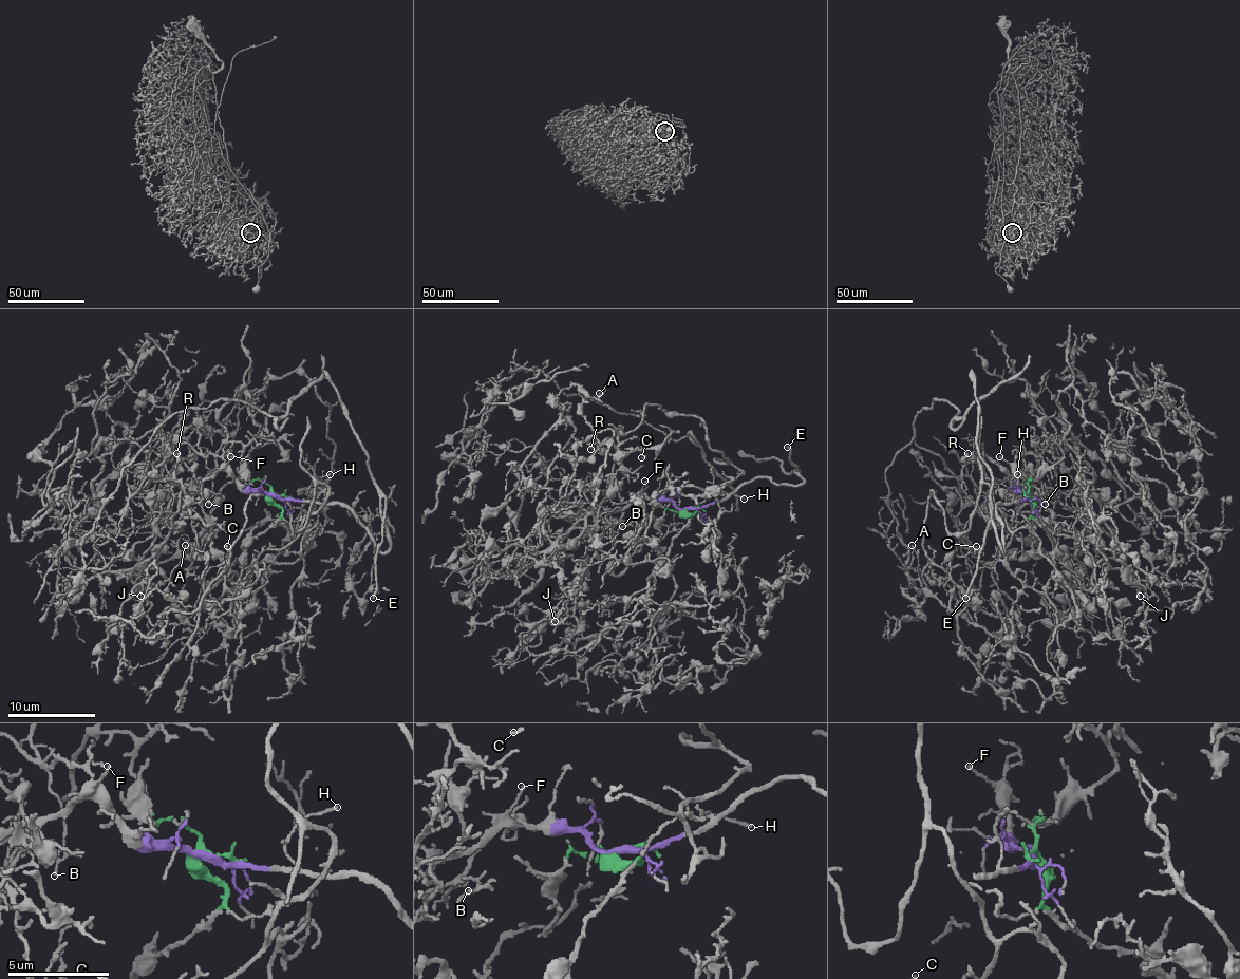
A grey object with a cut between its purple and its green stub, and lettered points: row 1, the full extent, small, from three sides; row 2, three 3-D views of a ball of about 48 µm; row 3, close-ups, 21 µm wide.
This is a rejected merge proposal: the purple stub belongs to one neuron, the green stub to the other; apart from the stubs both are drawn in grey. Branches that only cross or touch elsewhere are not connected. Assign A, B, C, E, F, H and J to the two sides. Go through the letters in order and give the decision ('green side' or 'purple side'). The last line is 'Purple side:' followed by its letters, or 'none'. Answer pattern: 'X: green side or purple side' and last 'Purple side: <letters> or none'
A: green side
B: purple side
C: green side
E: purple side
F: purple side
H: purple side
J: green side
Purple side: B, E, F, H

